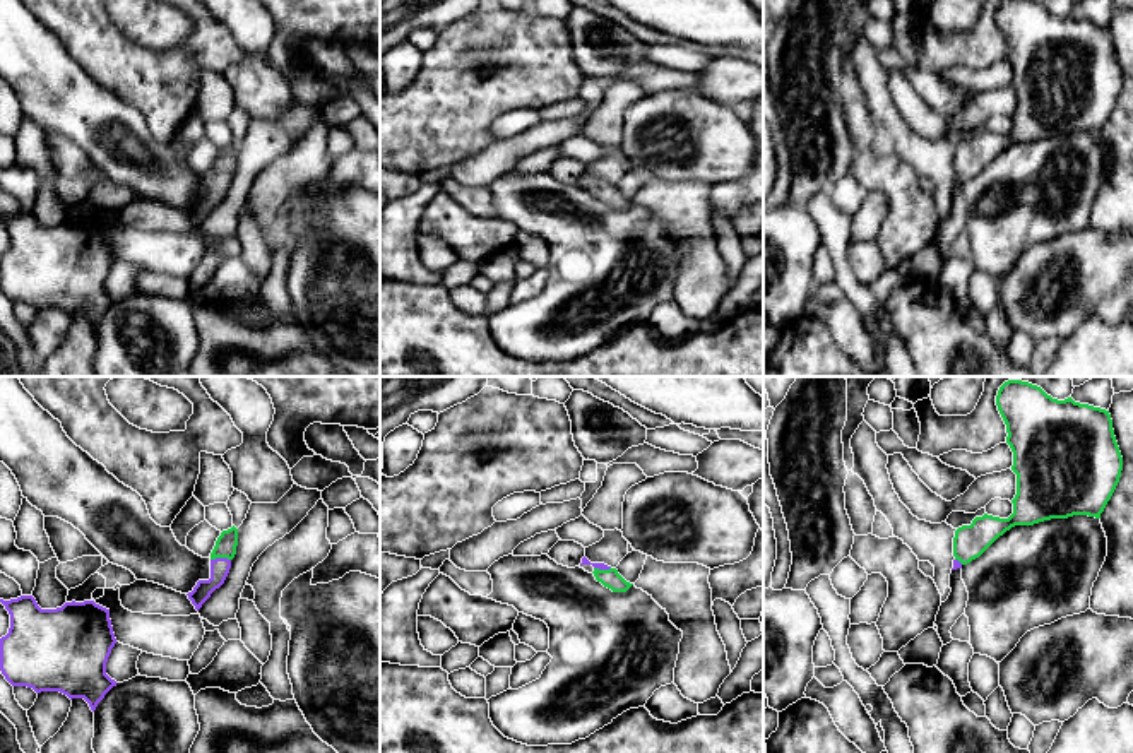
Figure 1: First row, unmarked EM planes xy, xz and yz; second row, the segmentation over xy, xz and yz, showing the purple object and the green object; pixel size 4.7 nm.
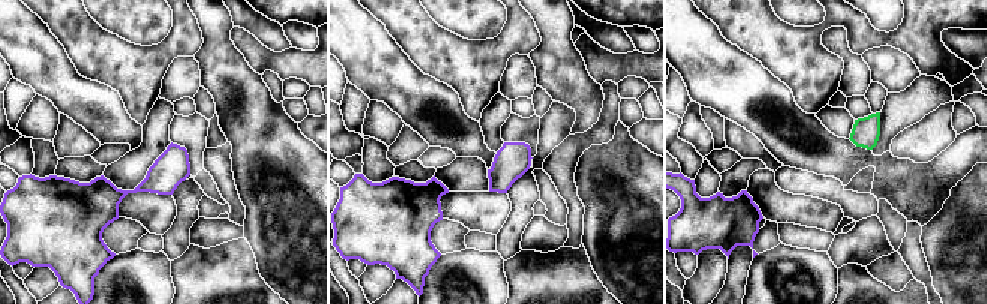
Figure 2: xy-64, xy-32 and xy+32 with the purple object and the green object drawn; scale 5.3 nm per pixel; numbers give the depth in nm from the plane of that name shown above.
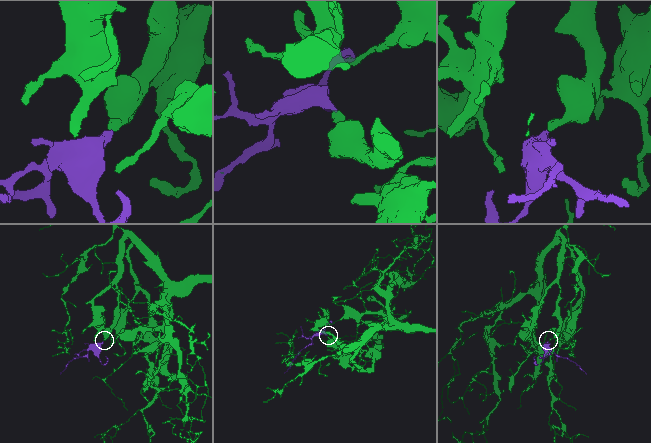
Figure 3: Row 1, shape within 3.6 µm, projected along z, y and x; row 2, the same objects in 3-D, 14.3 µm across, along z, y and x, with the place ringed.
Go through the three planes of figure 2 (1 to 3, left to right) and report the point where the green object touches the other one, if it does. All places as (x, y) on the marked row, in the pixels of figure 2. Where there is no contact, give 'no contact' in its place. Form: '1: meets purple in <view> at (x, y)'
1: no contact
2: no contact
3: no contact

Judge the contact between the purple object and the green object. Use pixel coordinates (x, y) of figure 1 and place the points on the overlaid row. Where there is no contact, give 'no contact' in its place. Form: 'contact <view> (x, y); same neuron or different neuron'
contact xy (219, 558); same neuron

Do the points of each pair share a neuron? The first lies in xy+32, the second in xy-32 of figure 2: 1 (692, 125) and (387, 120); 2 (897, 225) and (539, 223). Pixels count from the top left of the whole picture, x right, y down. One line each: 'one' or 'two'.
1: two
2: two

